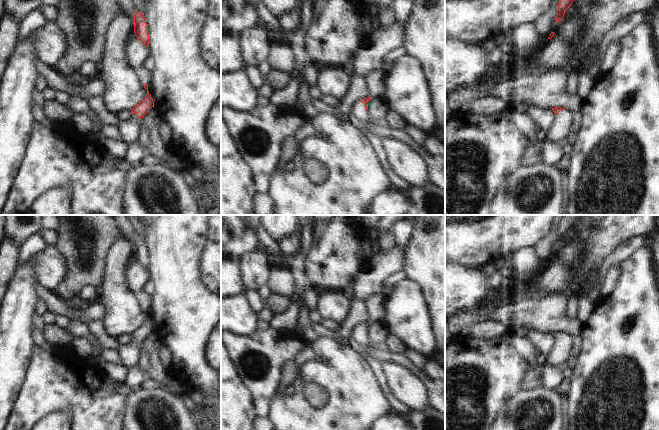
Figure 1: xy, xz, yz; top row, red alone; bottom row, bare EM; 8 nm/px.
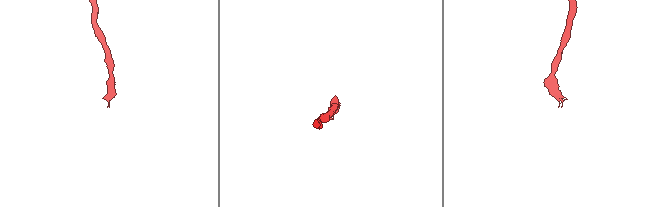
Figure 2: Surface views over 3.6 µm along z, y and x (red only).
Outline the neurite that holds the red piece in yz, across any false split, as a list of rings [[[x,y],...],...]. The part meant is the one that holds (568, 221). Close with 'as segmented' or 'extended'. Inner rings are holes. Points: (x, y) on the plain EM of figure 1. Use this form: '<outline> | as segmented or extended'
[[[564,215],[556,232],[556,246],[560,246],[563,243],[565,235],[571,230],[572,226],[575,224],[576,218],[577,215]]] | as segmented

